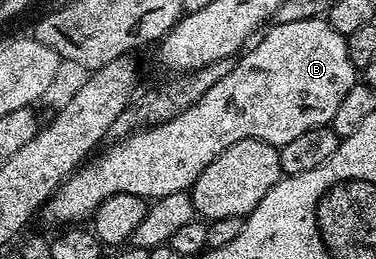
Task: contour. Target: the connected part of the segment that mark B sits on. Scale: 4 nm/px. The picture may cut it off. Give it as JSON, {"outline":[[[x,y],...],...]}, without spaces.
{"outline":[[[325,17],[290,23],[274,22],[252,44],[253,51],[246,50],[234,62],[231,73],[215,81],[215,85],[211,85],[211,89],[207,89],[207,93],[203,93],[203,97],[199,97],[195,105],[171,117],[169,121],[156,123],[153,127],[143,127],[140,131],[113,141],[117,143],[110,142],[96,158],[78,167],[45,202],[43,216],[49,223],[81,225],[92,220],[99,205],[103,205],[103,201],[107,201],[107,197],[112,195],[131,193],[140,199],[152,201],[167,197],[167,193],[189,191],[199,173],[203,173],[203,169],[207,169],[207,165],[211,165],[211,161],[215,161],[219,153],[239,141],[258,139],[280,149],[287,145],[287,141],[307,133],[307,129],[330,126],[335,117],[335,109],[339,109],[339,101],[343,101],[345,94],[359,79],[358,68],[353,66],[345,41],[346,36],[335,33]]]}

